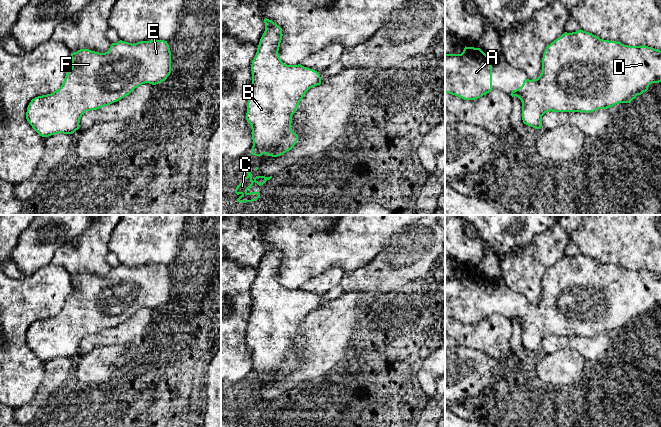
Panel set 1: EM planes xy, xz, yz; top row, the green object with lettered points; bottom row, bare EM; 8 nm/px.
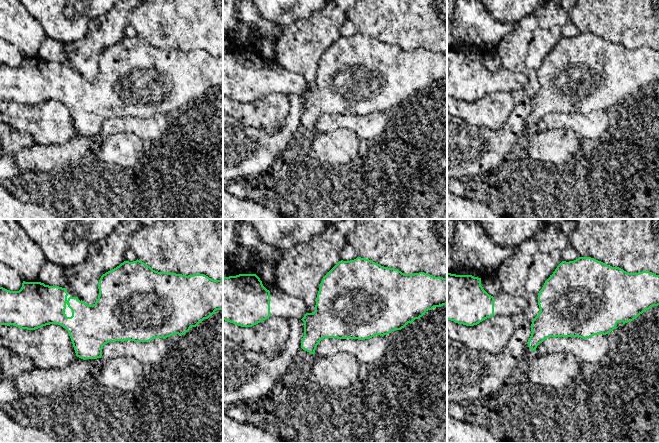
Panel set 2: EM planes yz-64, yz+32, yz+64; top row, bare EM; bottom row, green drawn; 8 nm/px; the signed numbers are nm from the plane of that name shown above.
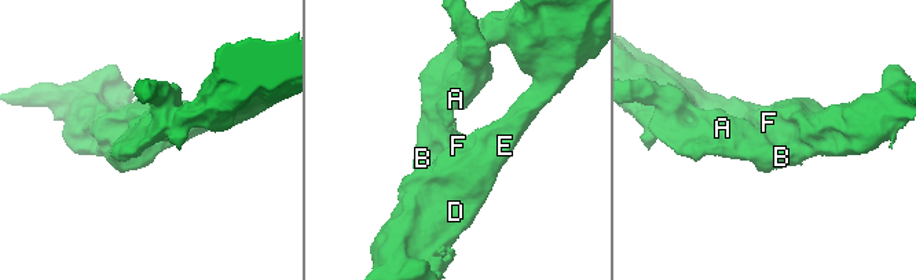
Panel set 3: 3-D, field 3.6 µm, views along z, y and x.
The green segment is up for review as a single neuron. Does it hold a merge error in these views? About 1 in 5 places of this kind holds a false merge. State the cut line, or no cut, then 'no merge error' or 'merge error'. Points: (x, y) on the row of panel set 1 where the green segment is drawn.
cut none; no merge error

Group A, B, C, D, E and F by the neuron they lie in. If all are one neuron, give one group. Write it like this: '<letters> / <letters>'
A B C D E F

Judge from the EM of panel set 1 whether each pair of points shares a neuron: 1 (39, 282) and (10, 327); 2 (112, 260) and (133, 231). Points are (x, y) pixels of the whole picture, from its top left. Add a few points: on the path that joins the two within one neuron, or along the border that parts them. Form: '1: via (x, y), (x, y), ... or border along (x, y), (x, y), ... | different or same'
1: via (33, 293), (10, 316) | same
2: border along (109, 250), (115, 254), (120, 263) | different

